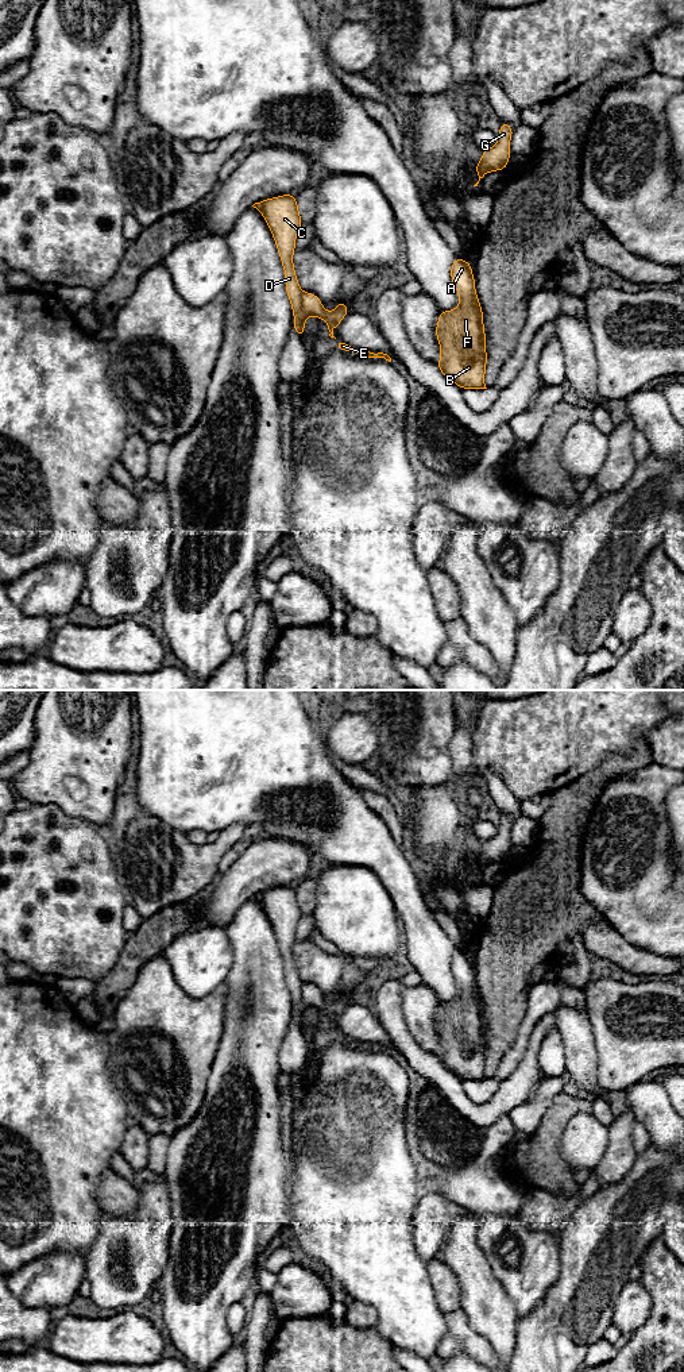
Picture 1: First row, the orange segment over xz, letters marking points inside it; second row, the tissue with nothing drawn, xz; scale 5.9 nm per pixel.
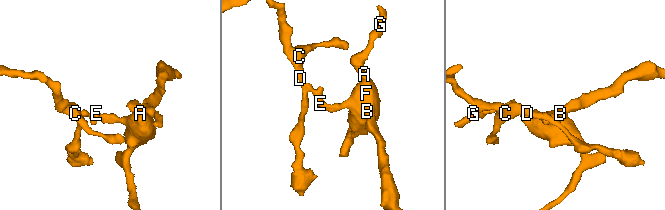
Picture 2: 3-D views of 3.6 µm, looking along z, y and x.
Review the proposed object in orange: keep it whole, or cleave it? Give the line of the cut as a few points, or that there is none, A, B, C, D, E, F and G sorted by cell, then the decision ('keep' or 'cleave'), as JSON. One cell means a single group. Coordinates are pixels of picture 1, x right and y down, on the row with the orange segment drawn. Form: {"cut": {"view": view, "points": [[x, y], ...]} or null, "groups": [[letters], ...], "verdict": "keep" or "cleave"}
{"cut": {"view": "xz", "points": [[301, 292], [301, 308], [308, 315]]}, "groups": [["A", "B", "E", "F", "G"], ["C", "D"]], "verdict": "cleave"}

